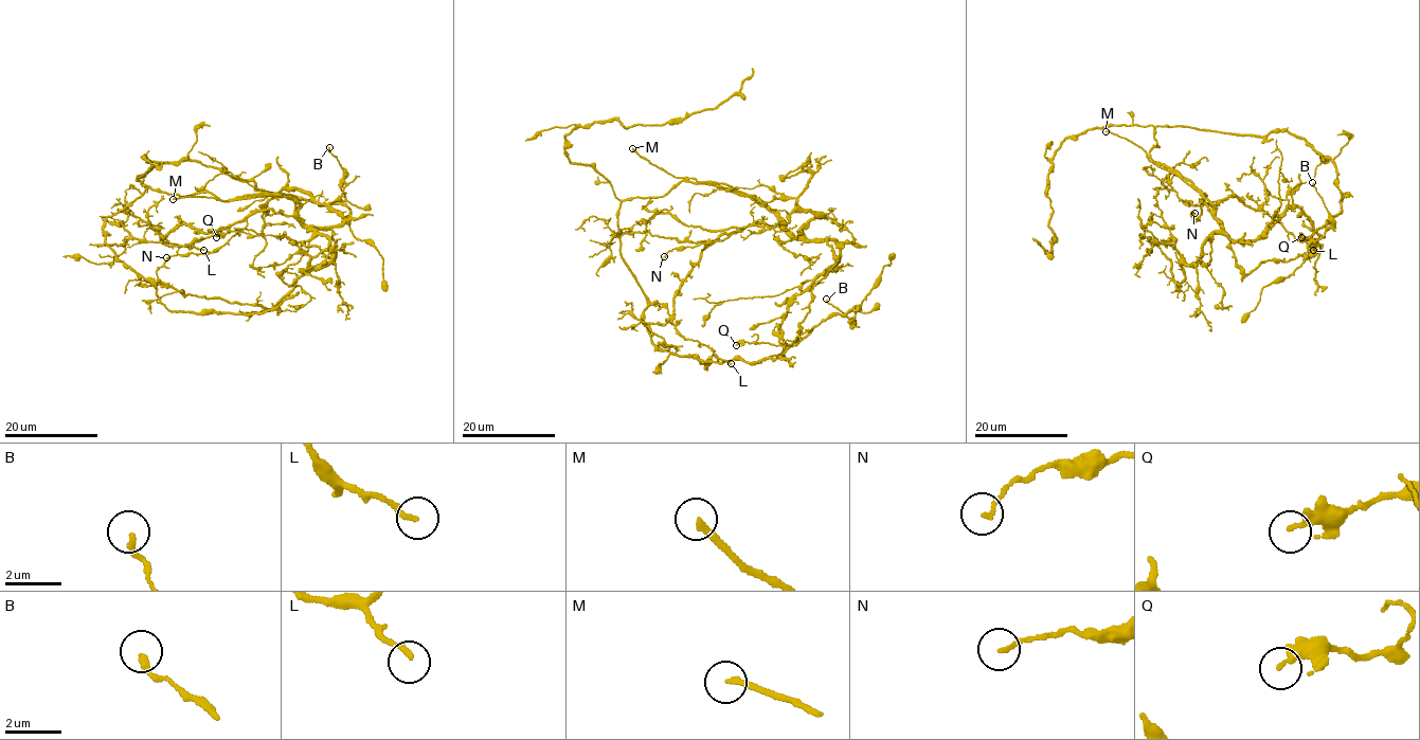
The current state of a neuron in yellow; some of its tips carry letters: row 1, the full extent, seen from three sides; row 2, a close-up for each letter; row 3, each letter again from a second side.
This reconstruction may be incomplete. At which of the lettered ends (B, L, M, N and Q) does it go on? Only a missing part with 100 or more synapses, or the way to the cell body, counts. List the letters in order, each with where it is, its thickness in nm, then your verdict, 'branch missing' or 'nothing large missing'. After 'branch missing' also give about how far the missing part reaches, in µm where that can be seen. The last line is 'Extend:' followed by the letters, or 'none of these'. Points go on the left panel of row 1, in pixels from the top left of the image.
B: place (329, 147); calibre 240 nm; nothing large missing
L: place (203, 250); calibre 200 nm; nothing large missing
M: place (173, 199); calibre 200 nm; branch missing; missing 90 µm
N: place (166, 257); calibre 150 nm; nothing large missing
Q: place (216, 237); calibre 260 nm; nothing large missing
Extend: M

